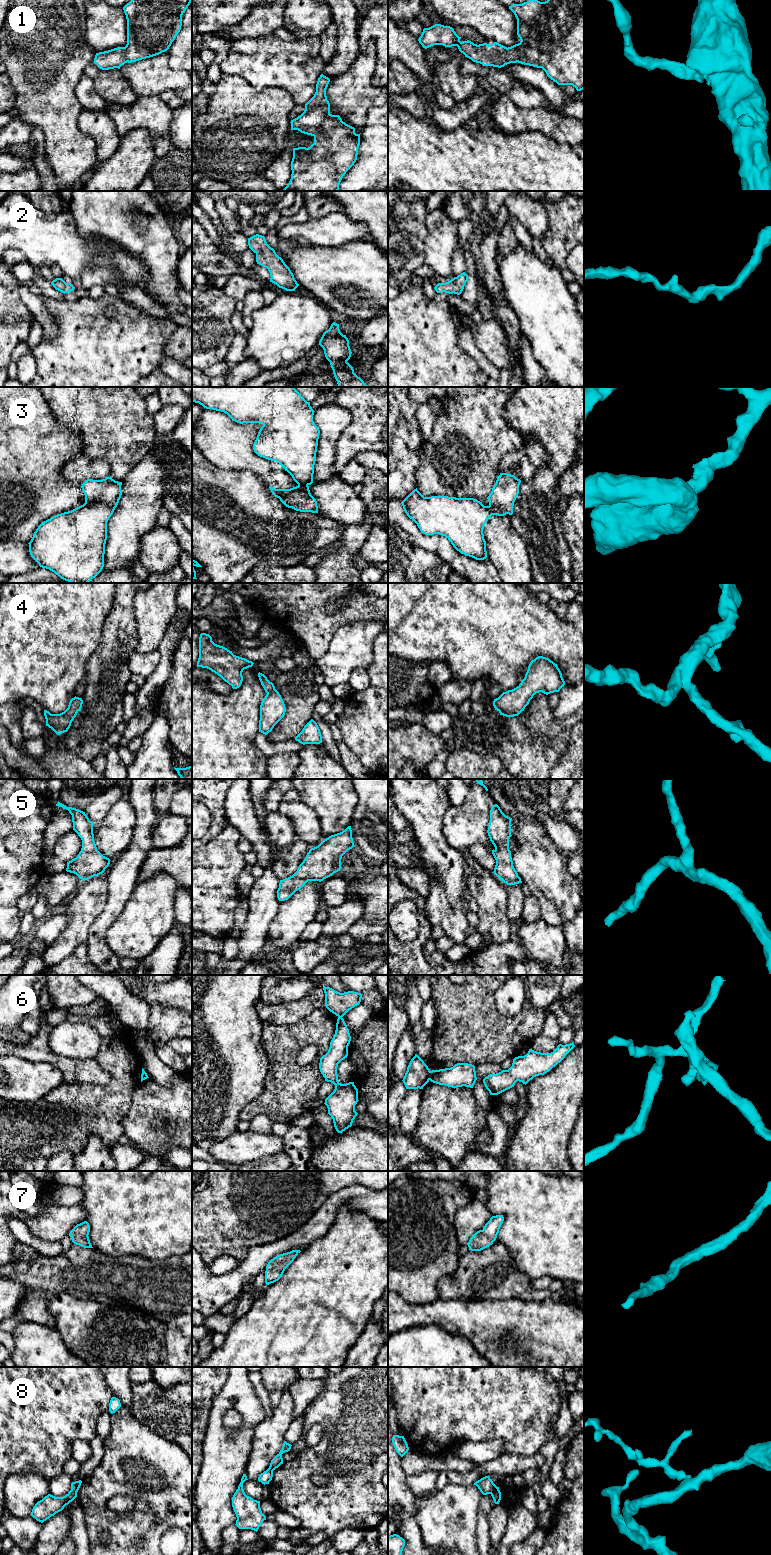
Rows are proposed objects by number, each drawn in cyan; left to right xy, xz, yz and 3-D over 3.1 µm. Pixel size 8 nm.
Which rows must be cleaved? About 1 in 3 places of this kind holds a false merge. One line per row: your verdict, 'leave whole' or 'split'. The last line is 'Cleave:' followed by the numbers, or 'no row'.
1: leave whole
2: leave whole
3: split
4: leave whole
5: leave whole
6: split
7: leave whole
8: leave whole
Cleave: 3, 6

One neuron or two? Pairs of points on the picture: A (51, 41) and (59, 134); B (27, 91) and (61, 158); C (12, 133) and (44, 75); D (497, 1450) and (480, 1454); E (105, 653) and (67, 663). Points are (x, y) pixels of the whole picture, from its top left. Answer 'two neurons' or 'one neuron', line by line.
A: one neuron
B: one neuron
C: two neurons
D: one neuron
E: two neurons

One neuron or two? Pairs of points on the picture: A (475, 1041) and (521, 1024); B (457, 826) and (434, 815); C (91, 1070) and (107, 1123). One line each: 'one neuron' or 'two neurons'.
A: one neuron
B: two neurons
C: two neurons

